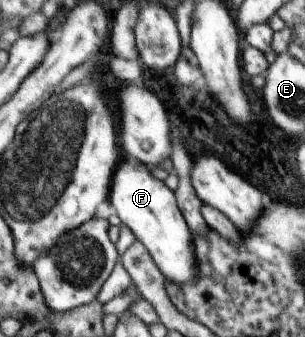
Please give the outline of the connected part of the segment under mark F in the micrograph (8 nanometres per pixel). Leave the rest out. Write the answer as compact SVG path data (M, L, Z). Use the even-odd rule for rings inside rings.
M134 160L125 161L123 165L119 163L111 184L109 203L115 209L119 221L134 235L134 239L147 248L164 278L173 284L184 284L195 279L197 269L193 234L178 203L175 203L173 193L159 179L149 175L147 167Z

